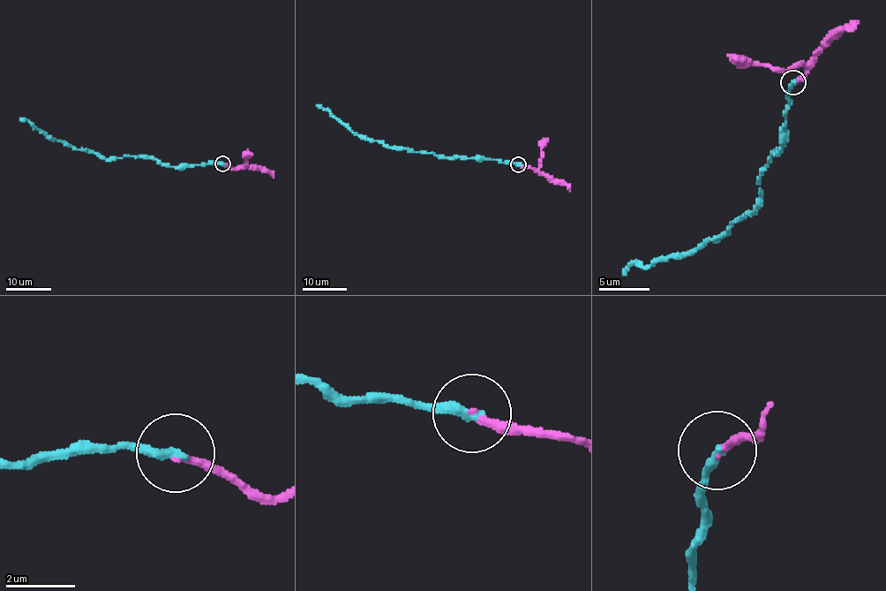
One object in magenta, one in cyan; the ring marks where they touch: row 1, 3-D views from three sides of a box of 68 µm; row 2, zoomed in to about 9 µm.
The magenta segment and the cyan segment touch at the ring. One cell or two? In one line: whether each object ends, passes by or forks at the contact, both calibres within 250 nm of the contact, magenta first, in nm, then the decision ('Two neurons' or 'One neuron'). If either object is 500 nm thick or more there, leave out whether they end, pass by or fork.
At the ring magenta ends. At the ring cyan ends. Thickness 240 nm (magenta) against 320 nm. One neuron

